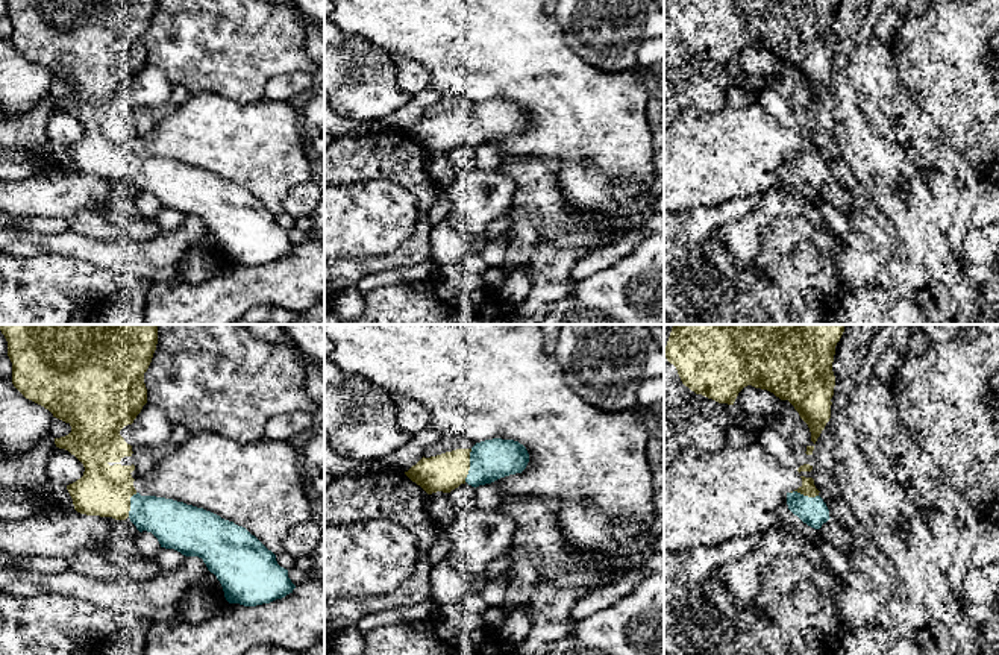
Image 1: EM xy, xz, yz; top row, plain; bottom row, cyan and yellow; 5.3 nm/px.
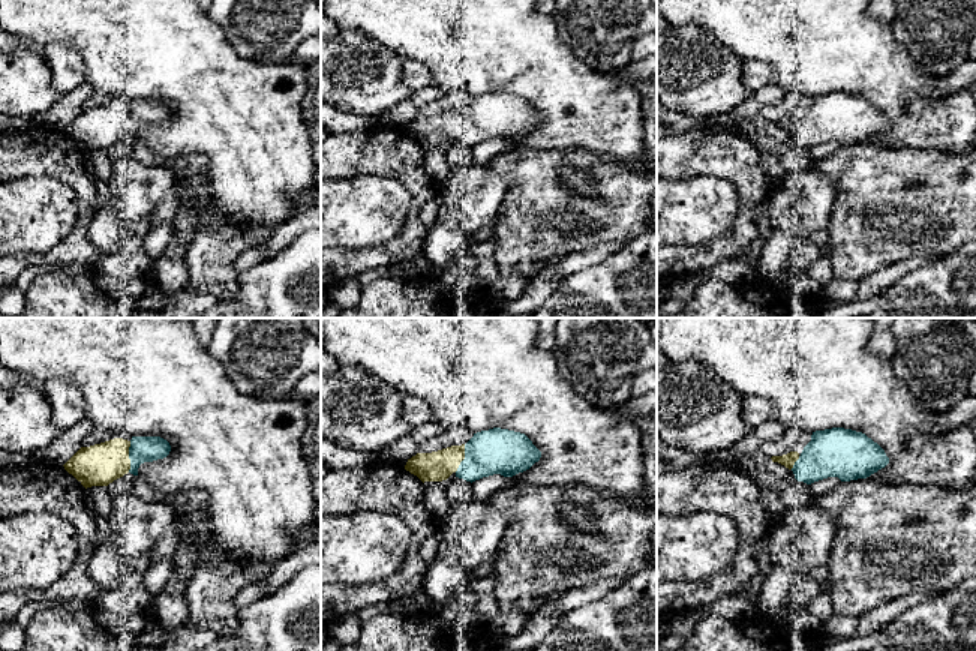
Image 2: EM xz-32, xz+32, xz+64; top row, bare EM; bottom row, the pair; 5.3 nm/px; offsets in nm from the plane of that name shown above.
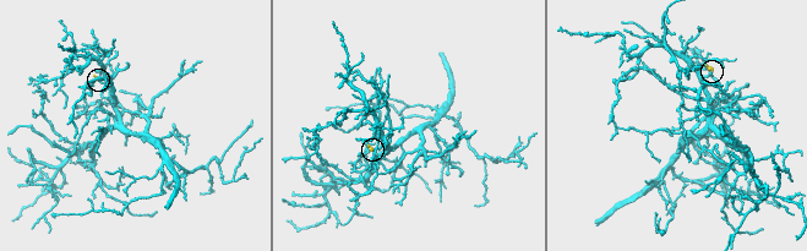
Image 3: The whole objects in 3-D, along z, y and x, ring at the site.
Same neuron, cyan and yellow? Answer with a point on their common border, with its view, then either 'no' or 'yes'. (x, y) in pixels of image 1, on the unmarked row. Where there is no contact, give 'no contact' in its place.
meets cyan in xz at (470, 126); yes

